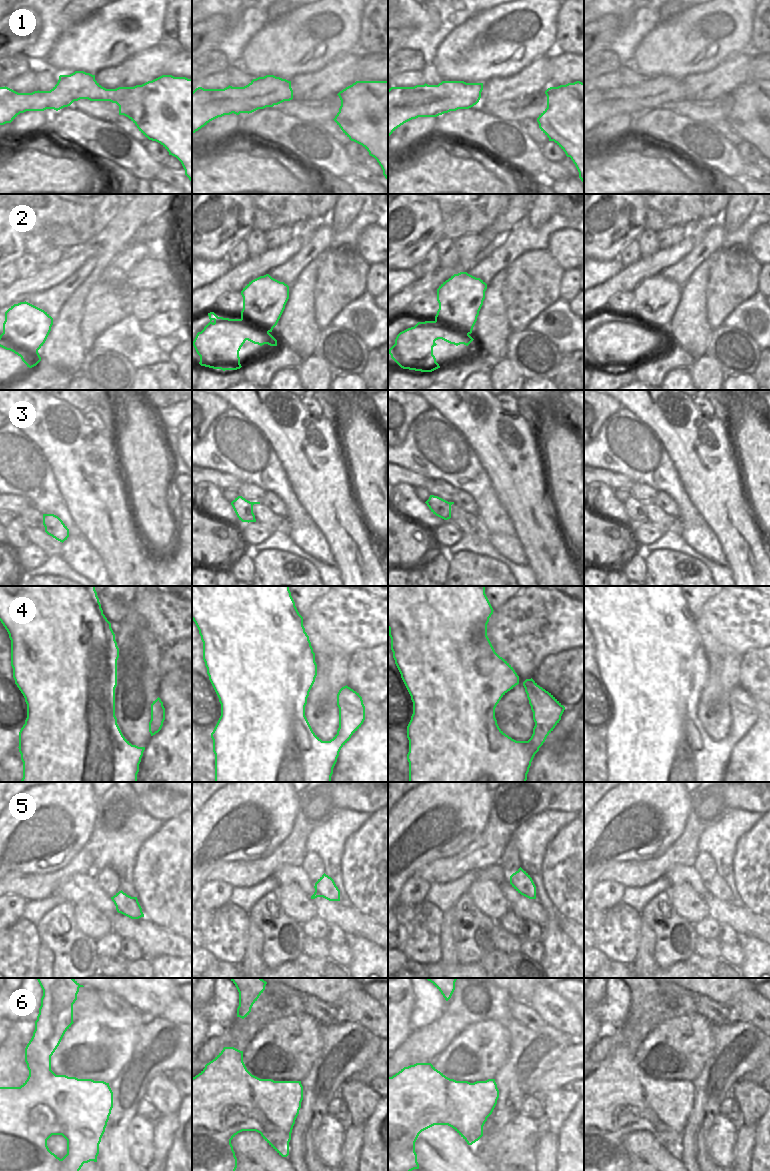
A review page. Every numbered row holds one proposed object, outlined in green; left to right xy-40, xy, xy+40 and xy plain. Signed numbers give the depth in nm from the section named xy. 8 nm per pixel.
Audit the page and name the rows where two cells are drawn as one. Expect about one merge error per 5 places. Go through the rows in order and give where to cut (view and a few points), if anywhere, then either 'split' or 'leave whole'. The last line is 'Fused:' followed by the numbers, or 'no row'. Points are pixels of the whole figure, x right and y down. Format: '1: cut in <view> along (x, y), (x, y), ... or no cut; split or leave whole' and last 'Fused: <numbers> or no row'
1: no cut; leave whole
2: no cut; leave whole
3: no cut; leave whole
4: no cut; leave whole
5: no cut; leave whole
6: no cut; leave whole
Fused: no row

